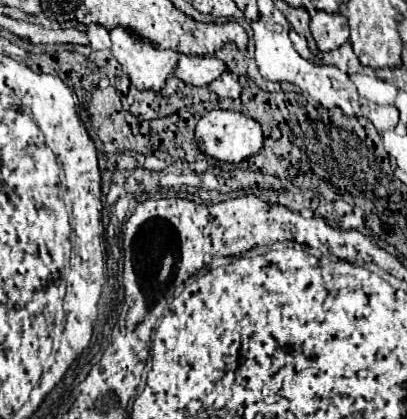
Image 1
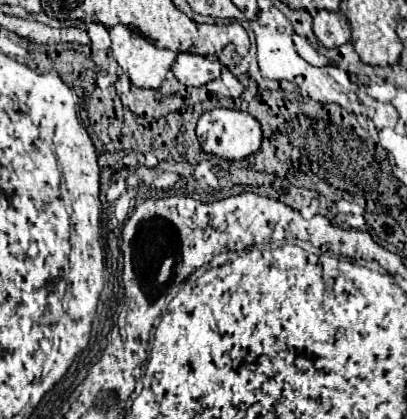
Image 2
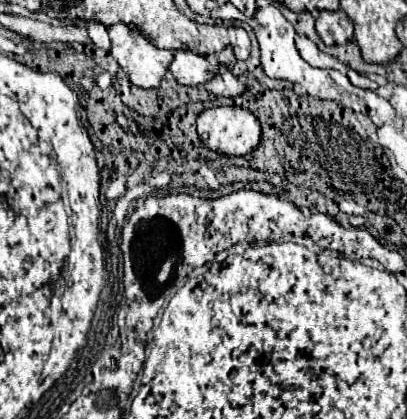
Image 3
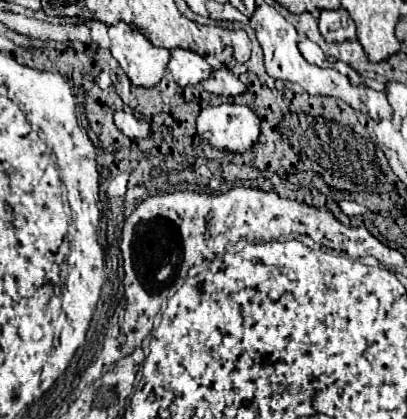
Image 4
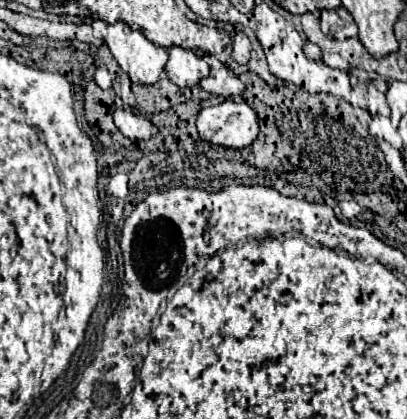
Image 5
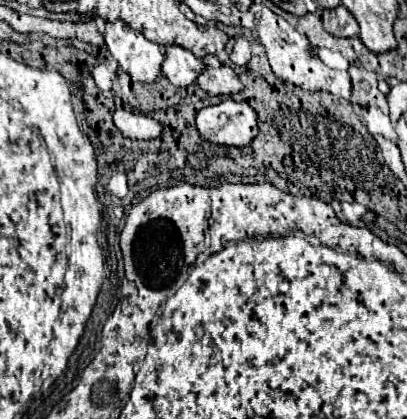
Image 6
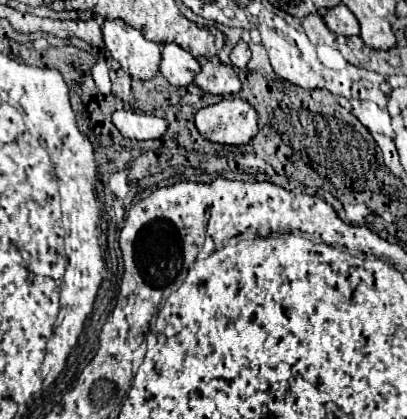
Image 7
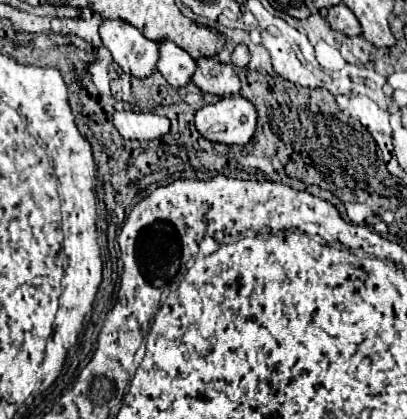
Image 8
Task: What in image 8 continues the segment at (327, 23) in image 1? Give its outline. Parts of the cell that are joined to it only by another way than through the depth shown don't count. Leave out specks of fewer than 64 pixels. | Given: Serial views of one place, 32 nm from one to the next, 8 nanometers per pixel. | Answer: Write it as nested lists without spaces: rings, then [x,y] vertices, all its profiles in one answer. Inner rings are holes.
[[[336,4],[336,6],[328,8],[326,20],[330,22],[332,28],[344,32],[346,36],[360,34],[360,22],[358,22],[358,18],[354,16],[354,12],[346,4]]]

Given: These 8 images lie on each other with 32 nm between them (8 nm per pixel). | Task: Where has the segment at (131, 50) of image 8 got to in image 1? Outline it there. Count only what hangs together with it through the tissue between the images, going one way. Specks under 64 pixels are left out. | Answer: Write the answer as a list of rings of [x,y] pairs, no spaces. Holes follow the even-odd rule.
[[[116,26],[110,30],[110,38],[112,38],[112,54],[114,58],[120,62],[122,70],[128,74],[130,82],[138,88],[138,90],[160,90],[166,82],[166,78],[174,72],[174,66],[180,58],[178,52],[174,50],[160,50],[156,46],[152,46],[150,42],[146,42],[144,38],[140,38],[138,34]]]

